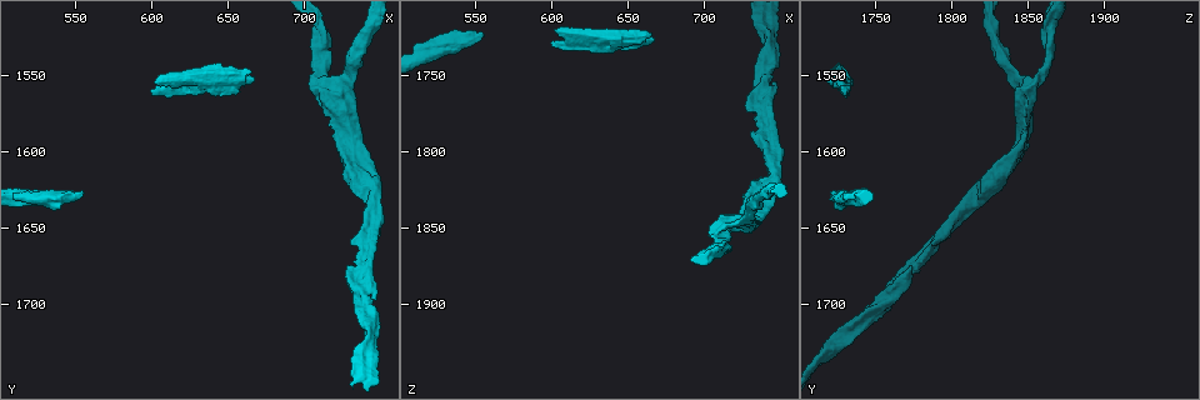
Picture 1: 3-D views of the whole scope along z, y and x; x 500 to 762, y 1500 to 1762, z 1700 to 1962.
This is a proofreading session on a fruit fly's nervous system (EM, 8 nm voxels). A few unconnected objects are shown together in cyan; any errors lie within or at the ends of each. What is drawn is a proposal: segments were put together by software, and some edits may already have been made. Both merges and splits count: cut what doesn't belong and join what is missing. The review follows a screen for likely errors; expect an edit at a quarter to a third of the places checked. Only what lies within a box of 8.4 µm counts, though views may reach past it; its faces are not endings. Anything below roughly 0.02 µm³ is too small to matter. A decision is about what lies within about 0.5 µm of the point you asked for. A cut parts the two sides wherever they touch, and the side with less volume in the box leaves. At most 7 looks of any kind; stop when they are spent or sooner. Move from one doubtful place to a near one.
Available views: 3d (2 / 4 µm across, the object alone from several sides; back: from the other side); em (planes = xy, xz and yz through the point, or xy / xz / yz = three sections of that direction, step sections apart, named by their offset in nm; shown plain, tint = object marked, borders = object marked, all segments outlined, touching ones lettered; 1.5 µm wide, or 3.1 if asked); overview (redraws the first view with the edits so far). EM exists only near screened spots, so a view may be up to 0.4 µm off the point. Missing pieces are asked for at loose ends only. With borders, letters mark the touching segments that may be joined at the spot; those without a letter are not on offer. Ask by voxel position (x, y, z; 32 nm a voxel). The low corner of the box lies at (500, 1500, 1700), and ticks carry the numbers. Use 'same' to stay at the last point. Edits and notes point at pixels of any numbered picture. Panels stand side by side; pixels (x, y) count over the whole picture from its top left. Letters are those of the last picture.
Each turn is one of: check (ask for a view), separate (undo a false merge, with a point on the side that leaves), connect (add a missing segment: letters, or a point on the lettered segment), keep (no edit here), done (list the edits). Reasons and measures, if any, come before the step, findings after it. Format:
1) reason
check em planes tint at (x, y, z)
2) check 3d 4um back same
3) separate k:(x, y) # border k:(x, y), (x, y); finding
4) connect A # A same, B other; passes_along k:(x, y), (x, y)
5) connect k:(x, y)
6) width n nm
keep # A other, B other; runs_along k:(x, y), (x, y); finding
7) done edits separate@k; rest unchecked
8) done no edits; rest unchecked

check 3d 2um at (554, 1628, 1724)

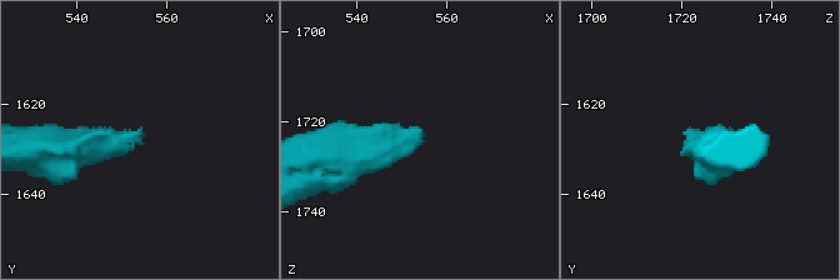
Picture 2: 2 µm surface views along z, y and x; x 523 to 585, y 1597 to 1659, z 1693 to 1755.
shape alone is not enough
check em yz step 8 tint at (554, 1626, 1725)

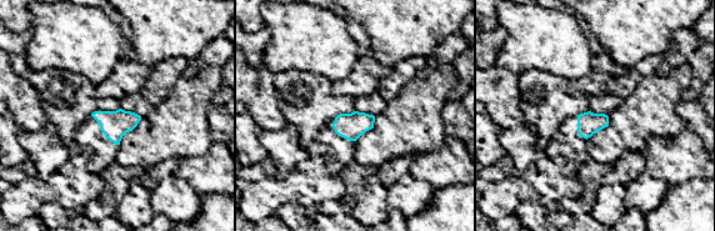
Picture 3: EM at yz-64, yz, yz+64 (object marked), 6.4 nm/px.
check em planes borders same

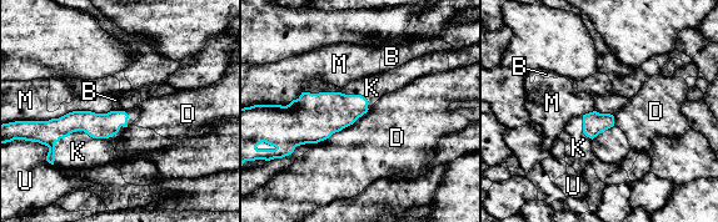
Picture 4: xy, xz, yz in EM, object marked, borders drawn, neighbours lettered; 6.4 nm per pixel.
width 140 nm; longest_contact K 500 nm
connect K # B other, D other, K same, M other, U other; it goes on there

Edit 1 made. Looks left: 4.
check overview

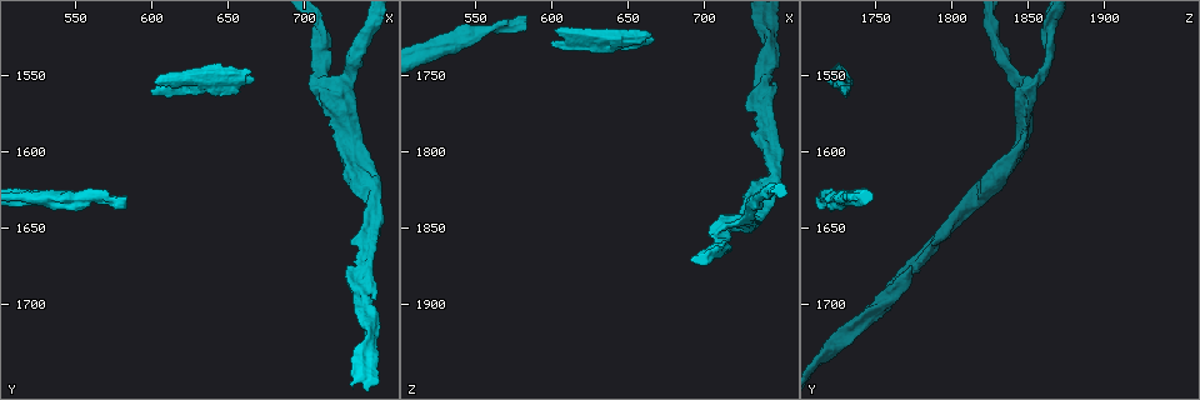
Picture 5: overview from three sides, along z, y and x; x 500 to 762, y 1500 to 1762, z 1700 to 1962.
an open end
check 3d 2um at (598, 1562, 1730)

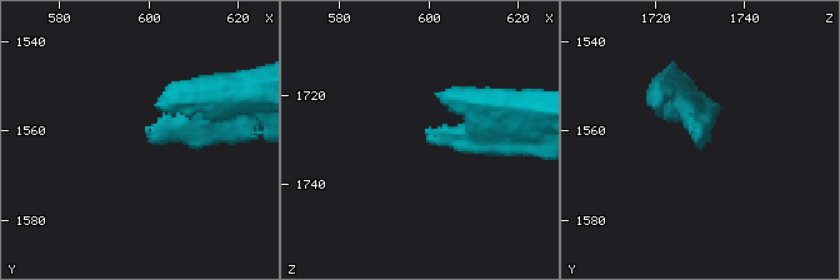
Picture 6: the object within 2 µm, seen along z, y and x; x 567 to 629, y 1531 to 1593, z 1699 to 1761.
now the EM
check em planes plain at (600, 1561, 1731)

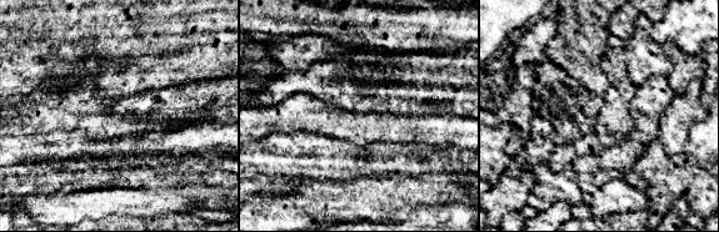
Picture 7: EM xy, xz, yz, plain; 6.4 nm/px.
check em planes borders same

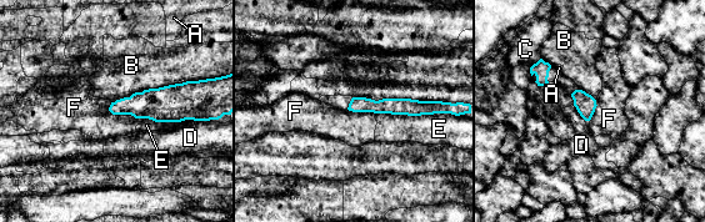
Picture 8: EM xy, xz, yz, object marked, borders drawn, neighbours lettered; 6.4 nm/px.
keep # A other, B other, C other, D other, E other, F other; border 8:(110, 102), (113, 114), (136, 119); no lettered segment goes on from it

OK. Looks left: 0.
done edits connect@4; rest unchecked

